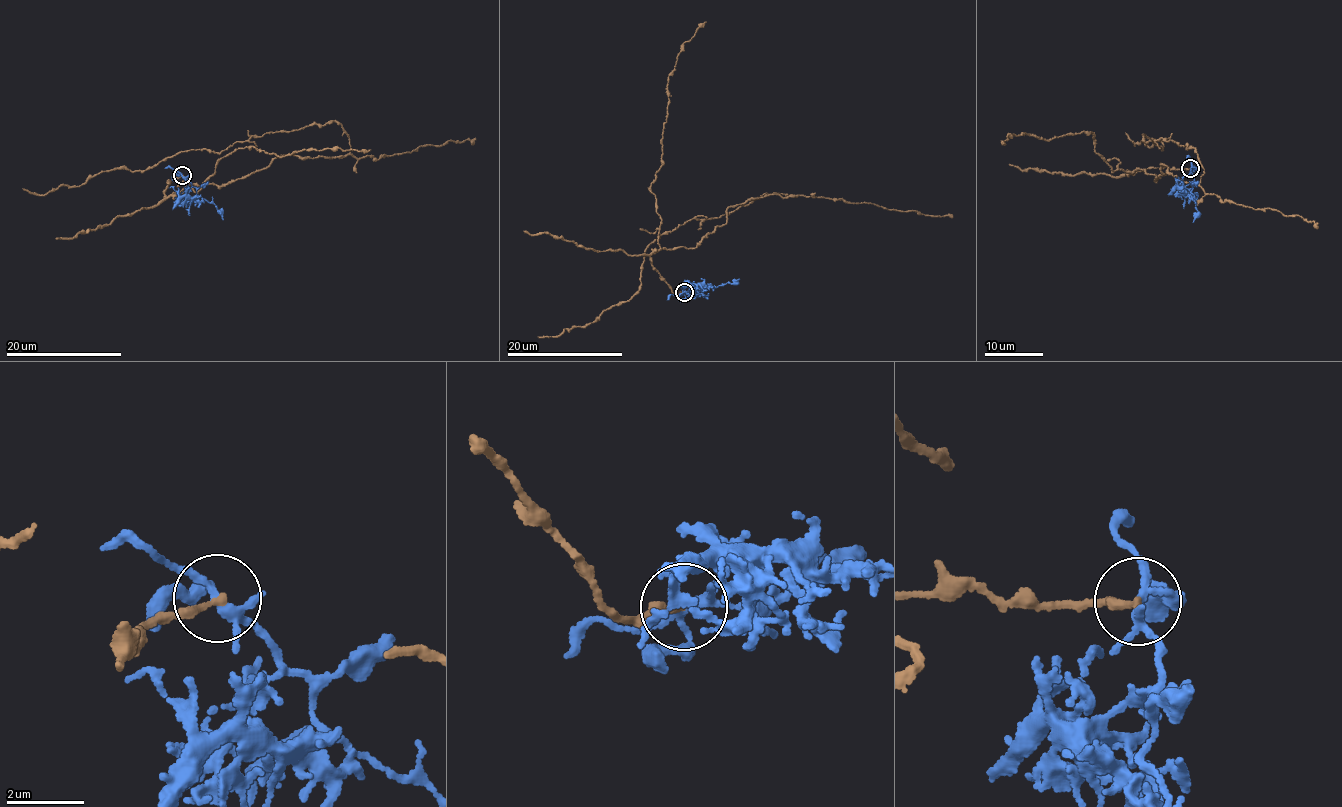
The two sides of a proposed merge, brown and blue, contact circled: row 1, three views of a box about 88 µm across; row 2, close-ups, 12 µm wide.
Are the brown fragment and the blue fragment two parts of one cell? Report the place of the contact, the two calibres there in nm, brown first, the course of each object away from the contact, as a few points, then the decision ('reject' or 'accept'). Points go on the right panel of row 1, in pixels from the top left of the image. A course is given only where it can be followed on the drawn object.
(1190, 168) | 200/190 nm | brown via (1190, 169), (1129, 174), (1157, 180), (1160, 164), (1196, 186), (1204, 167), (1194, 148), (1125, 133) | blue via (1190, 169), (1194, 178), (1192, 191), (1197, 204), (1194, 222) | reject

